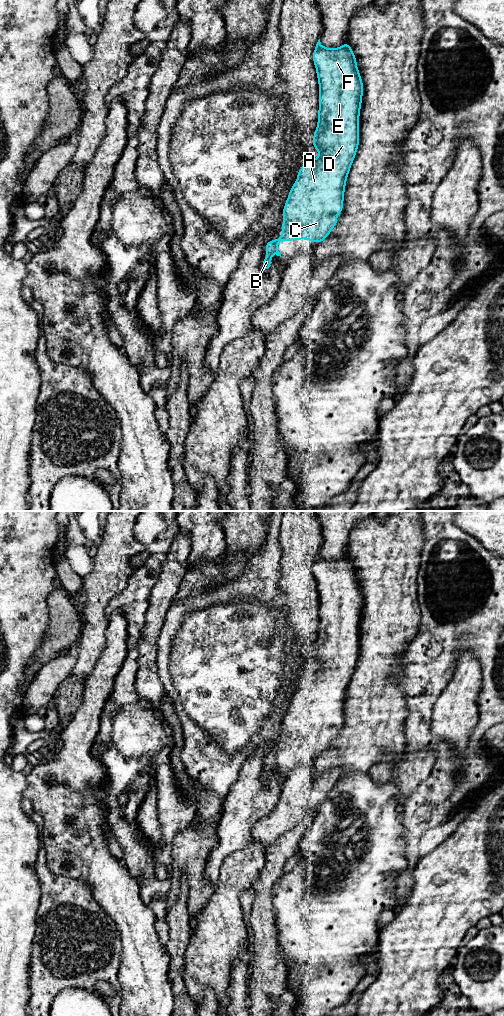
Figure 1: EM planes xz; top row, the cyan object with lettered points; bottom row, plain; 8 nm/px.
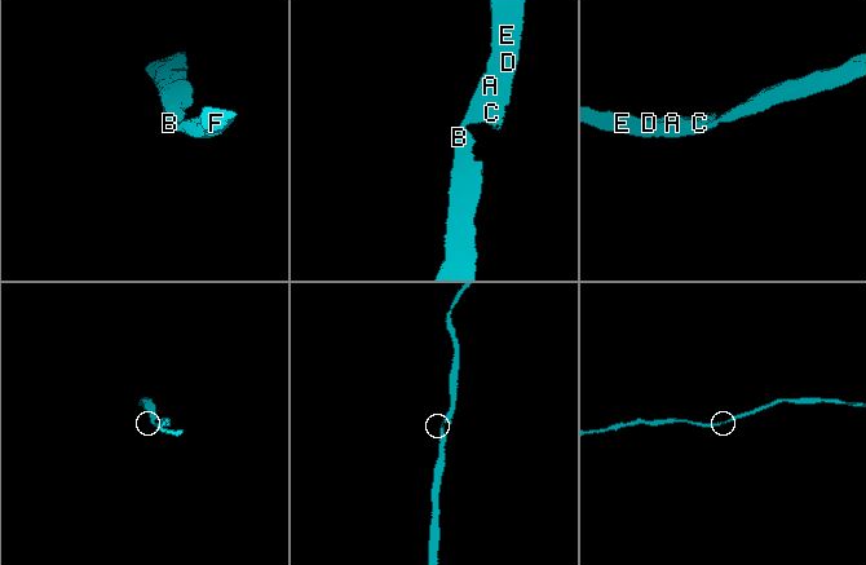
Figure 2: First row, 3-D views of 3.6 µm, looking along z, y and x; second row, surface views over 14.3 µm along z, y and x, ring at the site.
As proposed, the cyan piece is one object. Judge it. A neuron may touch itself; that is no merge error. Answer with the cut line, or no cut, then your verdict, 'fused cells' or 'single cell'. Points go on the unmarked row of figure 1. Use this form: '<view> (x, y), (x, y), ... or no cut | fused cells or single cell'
no cut | single cell

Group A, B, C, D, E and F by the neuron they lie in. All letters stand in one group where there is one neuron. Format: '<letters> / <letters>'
A B C D E F

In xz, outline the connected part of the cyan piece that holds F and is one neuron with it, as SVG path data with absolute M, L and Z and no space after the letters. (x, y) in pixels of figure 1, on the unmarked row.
M318 552L313 566L319 592L318 639L314 644L313 658L320 664L320 670L305 675L298 683L298 690L283 722L284 745L277 751L266 755L266 765L262 781L269 784L272 766L281 769L277 762L280 753L307 750L320 755L328 749L337 736L335 729L342 724L346 691L359 657L359 623L363 607L363 596L356 570L348 554L337 561L326 561Z

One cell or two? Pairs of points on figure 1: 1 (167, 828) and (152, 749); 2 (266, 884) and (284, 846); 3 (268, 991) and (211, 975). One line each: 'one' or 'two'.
1: one
2: one
3: two

